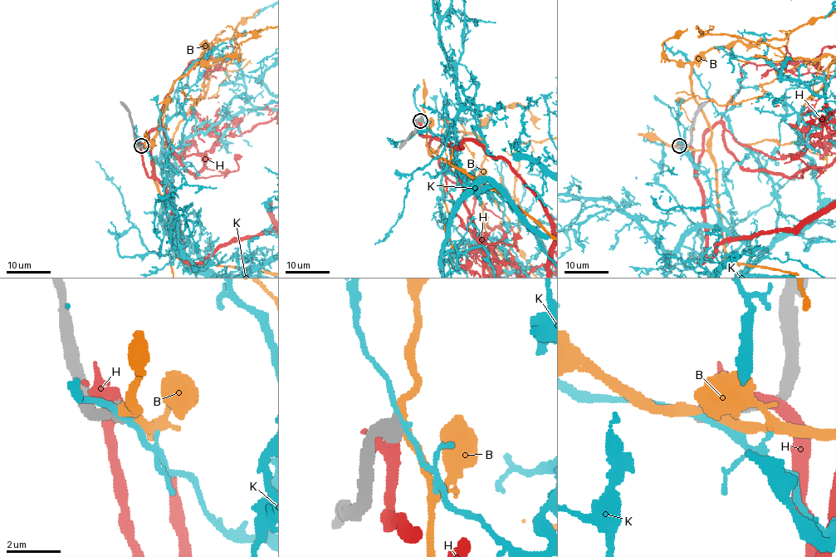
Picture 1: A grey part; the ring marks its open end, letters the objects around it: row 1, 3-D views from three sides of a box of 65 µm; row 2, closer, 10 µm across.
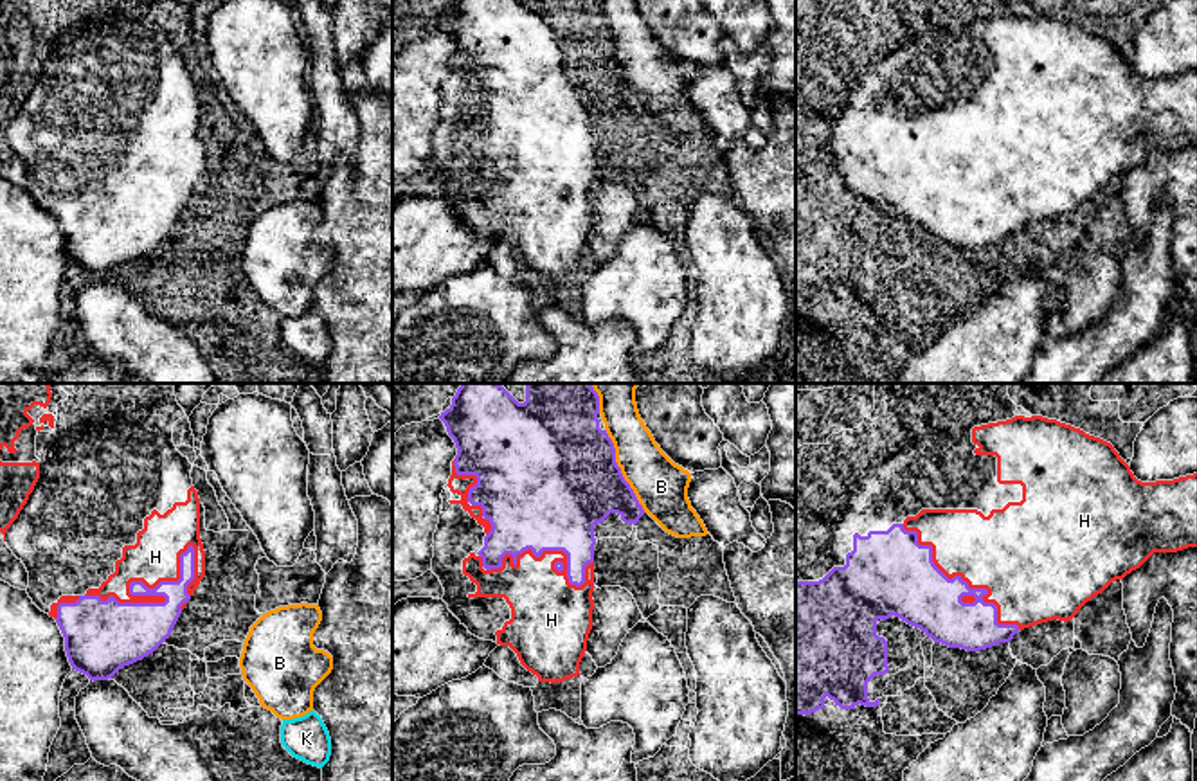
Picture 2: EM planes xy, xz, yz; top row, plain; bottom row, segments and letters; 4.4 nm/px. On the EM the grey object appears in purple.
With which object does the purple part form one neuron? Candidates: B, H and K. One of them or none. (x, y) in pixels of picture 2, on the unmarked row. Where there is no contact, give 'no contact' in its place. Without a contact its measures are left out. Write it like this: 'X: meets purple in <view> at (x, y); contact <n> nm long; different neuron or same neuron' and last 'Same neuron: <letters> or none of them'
B: meets purple in xz at (620, 67); contact 420 nm long; different neuron
H: meets purple in xy at (141, 191); contact 550 nm long; same neuron
K: no contact; different neuron
Same neuron: H

